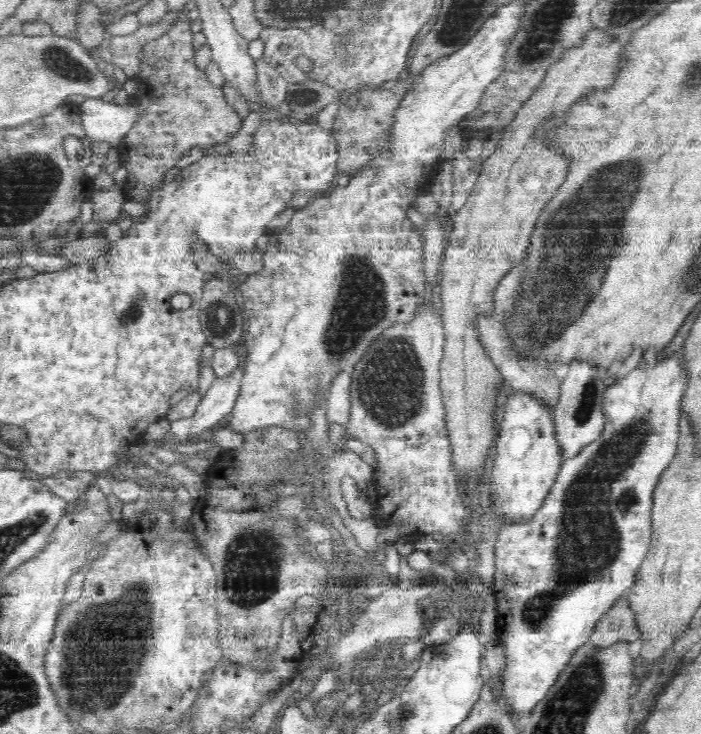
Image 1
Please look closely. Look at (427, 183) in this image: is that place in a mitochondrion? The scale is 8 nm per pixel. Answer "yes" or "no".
no

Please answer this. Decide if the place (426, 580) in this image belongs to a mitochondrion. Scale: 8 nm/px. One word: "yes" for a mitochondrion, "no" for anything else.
no

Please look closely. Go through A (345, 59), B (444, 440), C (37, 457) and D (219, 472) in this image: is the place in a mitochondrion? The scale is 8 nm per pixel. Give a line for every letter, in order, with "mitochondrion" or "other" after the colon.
A: mitochondrion
B: other
C: other
D: other

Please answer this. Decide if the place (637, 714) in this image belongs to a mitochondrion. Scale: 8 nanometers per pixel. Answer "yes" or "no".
no

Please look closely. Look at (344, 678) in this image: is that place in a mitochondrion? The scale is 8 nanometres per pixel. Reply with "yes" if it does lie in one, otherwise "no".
no

